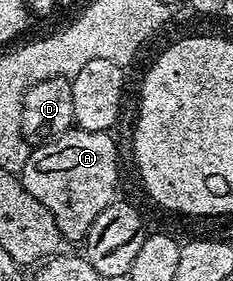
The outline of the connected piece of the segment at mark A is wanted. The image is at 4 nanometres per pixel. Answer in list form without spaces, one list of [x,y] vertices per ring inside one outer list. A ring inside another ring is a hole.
[[[71,129],[63,135],[47,138],[39,147],[31,150],[26,164],[22,166],[20,178],[24,189],[54,215],[56,229],[67,241],[85,240],[88,229],[92,229],[92,221],[100,217],[100,213],[108,204],[115,202],[114,190],[118,187],[118,147],[114,144],[113,134],[110,131],[79,131]]]

